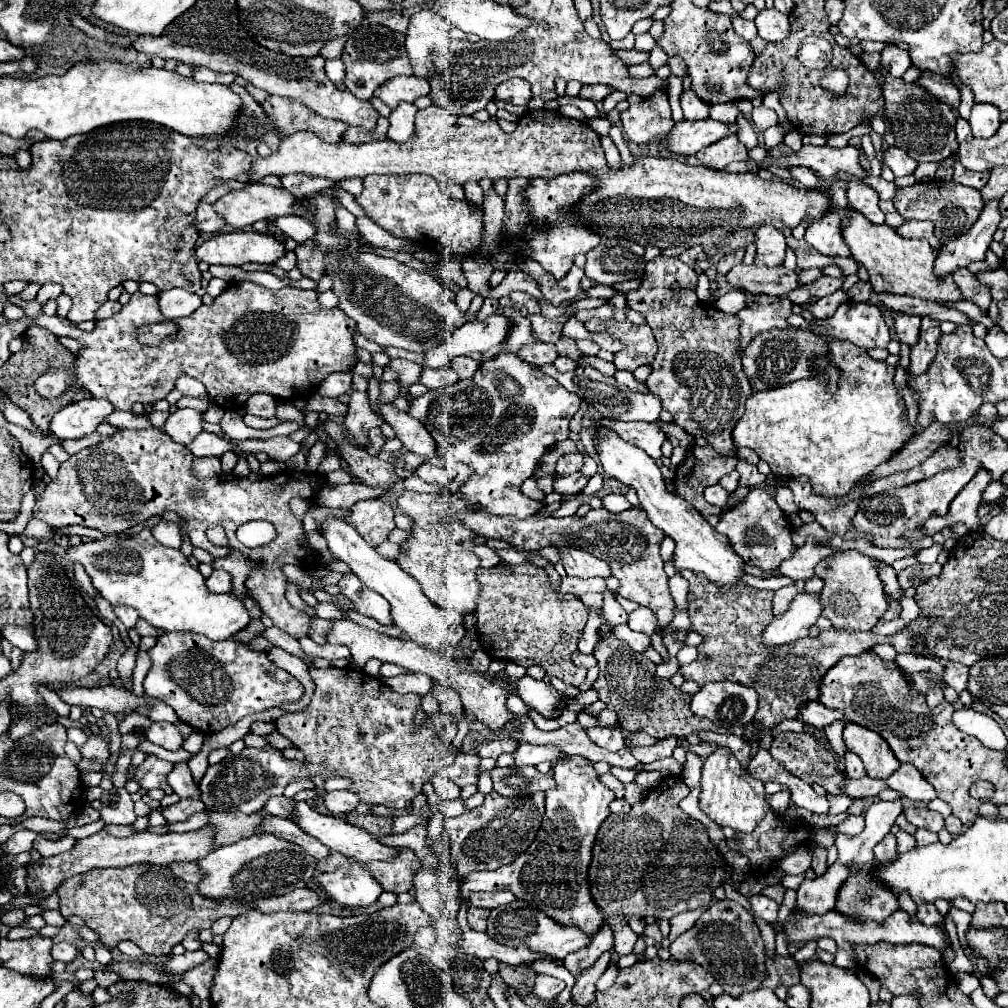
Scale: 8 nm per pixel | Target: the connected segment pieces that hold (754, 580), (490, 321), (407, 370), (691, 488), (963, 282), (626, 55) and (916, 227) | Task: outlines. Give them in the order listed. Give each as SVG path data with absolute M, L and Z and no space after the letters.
M749 574L743 576L743 582L751 587L759 590L767 589L777 591L784 586L794 585L795 581L788 577L772 577L772 578L760 578Z
M492 314L486 320L468 320L444 344L424 352L424 368L444 368L452 358L470 352L486 352L504 342L512 320L502 314Z
M394 360L392 368L400 372L400 378L398 378L402 382L402 392L400 394L406 394L408 386L414 384L414 382L418 382L420 372L422 372L420 364L414 364L414 362L408 362L408 360Z
M712 446L692 448L684 462L676 470L674 488L678 496L684 496L702 512L702 516L718 514L718 508L704 502L704 488L716 484L724 474L730 474L736 466L736 458L718 454Z
M964 268L964 270L956 270L956 274L952 274L952 276L954 276L954 282L958 284L958 288L962 290L962 294L964 294L966 300L976 302L982 310L986 310L990 306L992 294L990 294L988 286L984 286L974 274L970 274Z
M620 50L620 52L616 52L616 56L618 56L618 58L622 58L622 60L630 66L630 64L646 62L650 54L648 54L648 52L638 52L638 50L630 50L630 52L628 52L628 50Z
M904 220L900 228L896 228L904 238L924 238L930 242L930 246L940 248L940 240L934 236L934 226L928 220Z

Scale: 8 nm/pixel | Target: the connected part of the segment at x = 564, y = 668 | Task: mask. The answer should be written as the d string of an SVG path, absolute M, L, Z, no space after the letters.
M496 564L478 570L480 602L476 604L476 630L482 650L492 658L504 658L522 666L538 664L548 676L560 678L572 686L586 680L586 668L572 664L570 656L586 626L588 612L574 594L552 592L548 574L536 564Z

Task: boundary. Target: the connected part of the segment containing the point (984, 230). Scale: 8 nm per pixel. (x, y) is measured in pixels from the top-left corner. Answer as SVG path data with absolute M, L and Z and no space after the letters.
M1000 200L986 202L976 224L958 240L952 240L940 248L940 254L936 258L936 274L946 276L958 266L968 266L974 260L984 260L984 254L992 242L1000 220Z

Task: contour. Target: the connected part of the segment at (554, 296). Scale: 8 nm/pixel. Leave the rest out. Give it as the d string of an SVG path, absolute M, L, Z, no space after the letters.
M526 258L524 262L520 262L520 270L526 272L528 276L532 276L532 278L538 282L538 286L540 286L540 290L542 290L542 296L544 296L550 304L554 304L554 306L560 306L562 302L572 300L574 296L578 296L578 294L582 292L580 280L582 280L582 276L584 276L584 270L578 268L578 266L574 266L574 268L566 274L564 280L552 278L552 274L548 274L538 262L528 260L528 258Z

